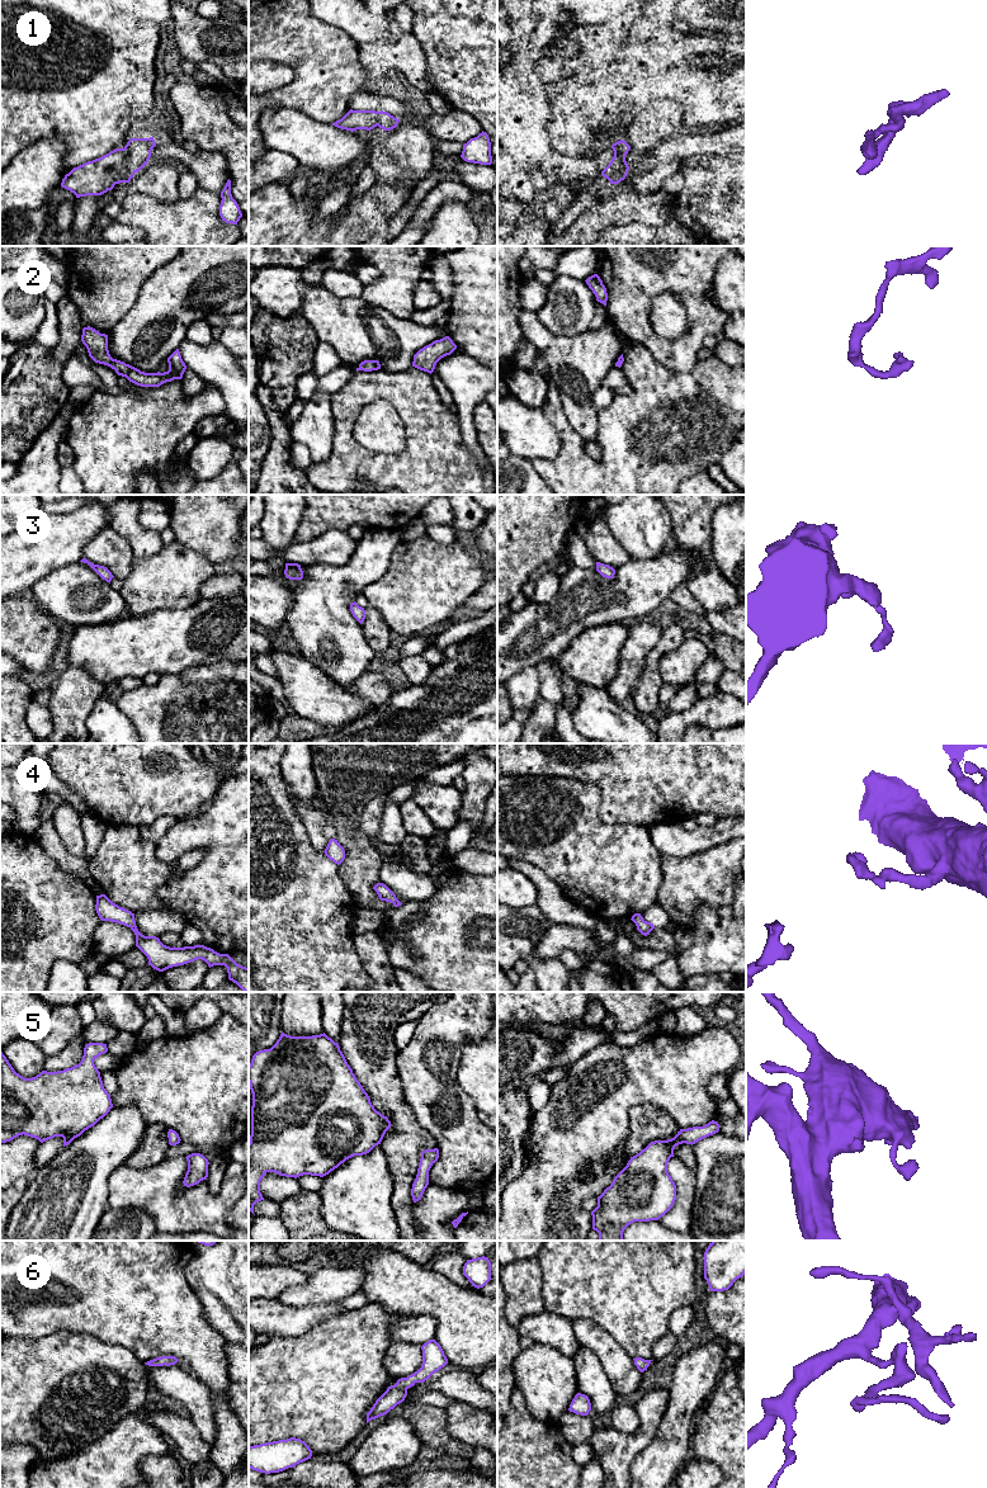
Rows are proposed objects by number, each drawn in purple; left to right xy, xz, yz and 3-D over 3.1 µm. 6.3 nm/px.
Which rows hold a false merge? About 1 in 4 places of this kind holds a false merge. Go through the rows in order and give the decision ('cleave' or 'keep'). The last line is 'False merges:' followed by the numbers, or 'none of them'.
1: keep
2: keep
3: keep
4: keep
5: keep
6: keep
False merges: none of them

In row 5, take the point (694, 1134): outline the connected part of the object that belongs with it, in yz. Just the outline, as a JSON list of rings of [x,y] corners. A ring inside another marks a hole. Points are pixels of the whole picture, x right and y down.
[[[714,1120],[703,1126],[680,1129],[667,1140],[651,1142],[644,1149],[631,1157],[627,1166],[614,1177],[611,1185],[598,1196],[598,1206],[591,1211],[592,1229],[599,1233],[599,1241],[623,1241],[624,1229],[634,1222],[658,1220],[676,1200],[676,1185],[667,1172],[667,1163],[674,1157],[676,1145],[696,1142],[719,1132]]]

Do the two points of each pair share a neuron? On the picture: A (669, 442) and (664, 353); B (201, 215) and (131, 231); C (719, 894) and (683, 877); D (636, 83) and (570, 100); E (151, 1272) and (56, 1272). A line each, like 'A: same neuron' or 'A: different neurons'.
A: different neurons
B: different neurons
C: same neuron
D: same neuron
E: same neuron

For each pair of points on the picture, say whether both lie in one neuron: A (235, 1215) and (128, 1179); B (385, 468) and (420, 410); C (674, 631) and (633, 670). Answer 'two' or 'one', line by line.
A: two
B: one
C: two

